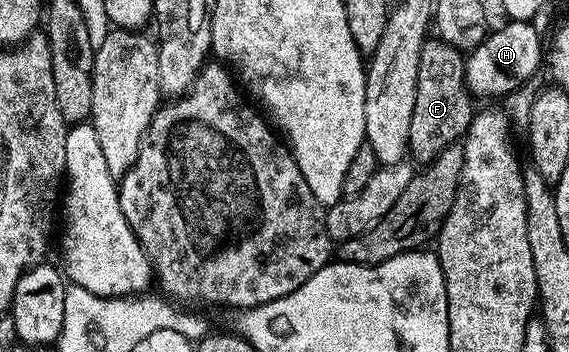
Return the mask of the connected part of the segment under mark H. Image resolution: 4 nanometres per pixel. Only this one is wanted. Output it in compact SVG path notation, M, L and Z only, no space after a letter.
M512 21L492 30L483 43L470 50L465 60L465 85L476 98L499 97L522 88L545 59L545 45L532 22Z

